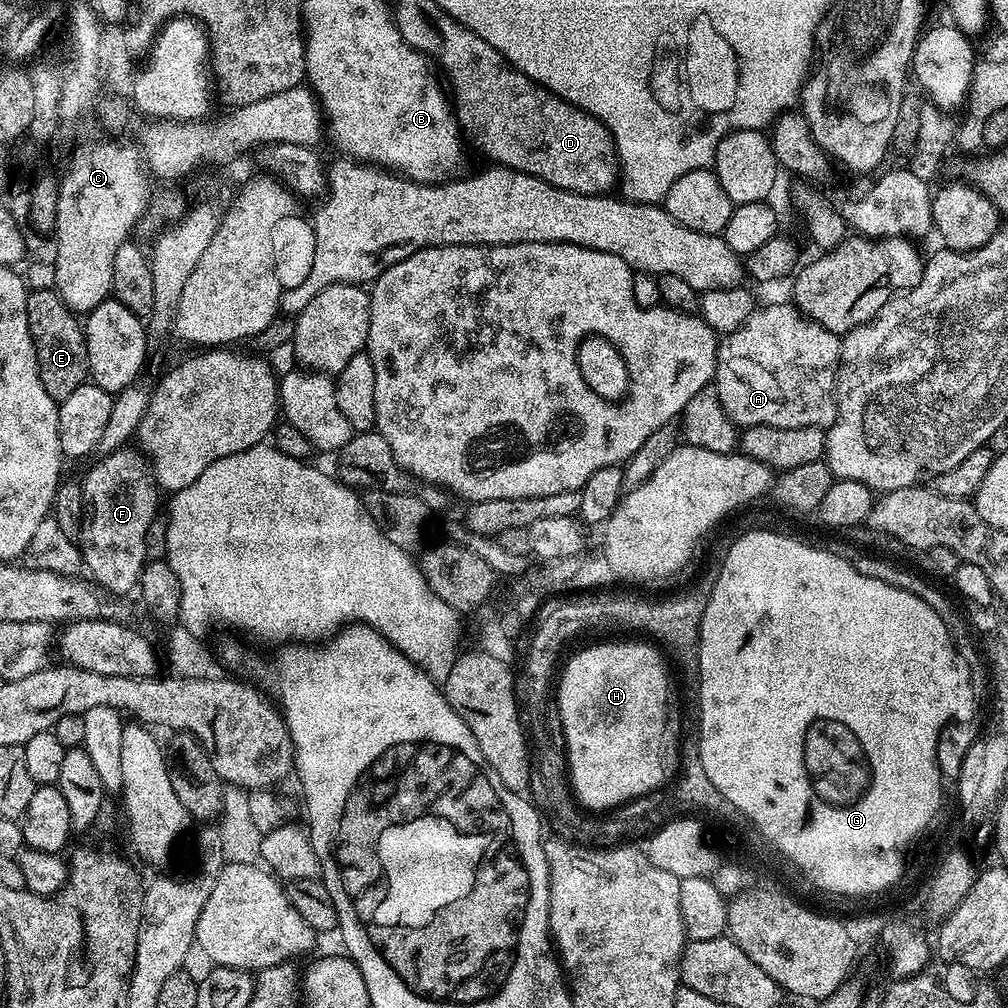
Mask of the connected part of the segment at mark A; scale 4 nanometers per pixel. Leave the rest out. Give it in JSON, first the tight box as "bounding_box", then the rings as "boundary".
{"bounding_box":[714,303,840,429],"boundary":[[[795,303],[768,304],[757,307],[738,330],[727,333],[716,349],[714,387],[722,410],[732,423],[744,428],[759,424],[779,428],[814,426],[829,429],[836,421],[836,370],[840,362],[840,341],[837,333],[826,330],[805,316]]]}

